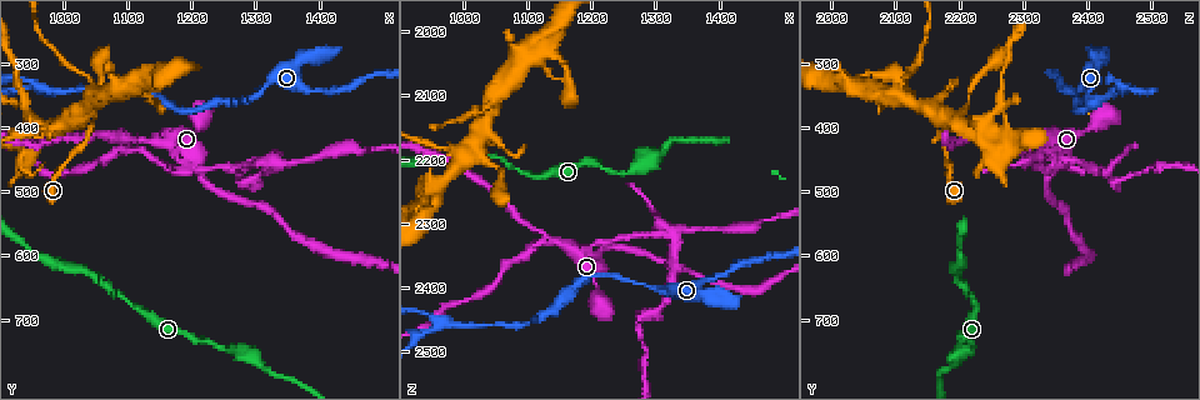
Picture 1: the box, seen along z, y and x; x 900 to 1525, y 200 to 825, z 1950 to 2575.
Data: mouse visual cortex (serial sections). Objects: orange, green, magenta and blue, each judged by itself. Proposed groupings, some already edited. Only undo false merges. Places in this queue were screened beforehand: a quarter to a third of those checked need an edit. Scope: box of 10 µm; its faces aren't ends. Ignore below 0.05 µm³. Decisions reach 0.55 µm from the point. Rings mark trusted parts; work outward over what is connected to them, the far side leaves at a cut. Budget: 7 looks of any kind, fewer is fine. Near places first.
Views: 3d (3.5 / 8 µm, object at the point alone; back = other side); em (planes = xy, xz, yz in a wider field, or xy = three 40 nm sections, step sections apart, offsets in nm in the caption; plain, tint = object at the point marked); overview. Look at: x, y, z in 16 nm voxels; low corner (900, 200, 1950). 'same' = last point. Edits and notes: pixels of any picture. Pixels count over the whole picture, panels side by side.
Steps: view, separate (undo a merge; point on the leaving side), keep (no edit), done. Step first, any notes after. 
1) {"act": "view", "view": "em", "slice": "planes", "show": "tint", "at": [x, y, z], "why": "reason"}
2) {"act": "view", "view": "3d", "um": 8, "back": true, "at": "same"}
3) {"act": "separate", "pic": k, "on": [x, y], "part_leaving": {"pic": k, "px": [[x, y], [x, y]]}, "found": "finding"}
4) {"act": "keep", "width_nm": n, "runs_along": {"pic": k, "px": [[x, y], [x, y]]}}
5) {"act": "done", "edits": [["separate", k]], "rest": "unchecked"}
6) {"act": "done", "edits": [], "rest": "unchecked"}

{"act": "view", "view": "3d", "um": 3.5, "at": [1025, 390, 2180]}

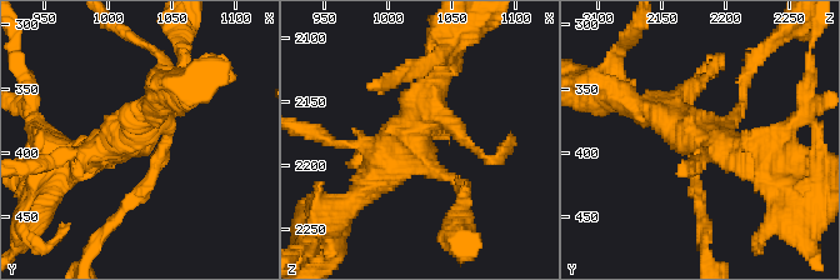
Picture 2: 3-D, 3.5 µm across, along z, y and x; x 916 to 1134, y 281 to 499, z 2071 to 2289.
{"act": "view", "view": "em", "slice": "xy", "step": 1, "show": "tint", "at": [1020, 392, 2182], "why": "need the tissue"}

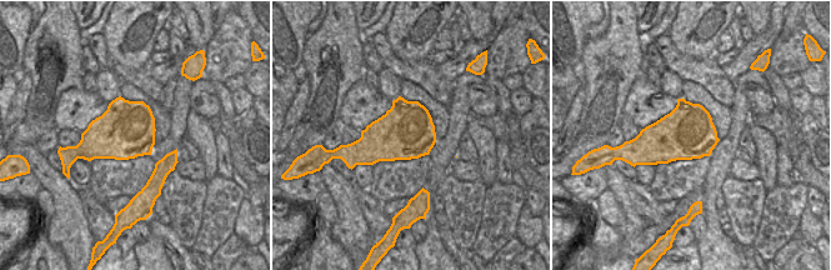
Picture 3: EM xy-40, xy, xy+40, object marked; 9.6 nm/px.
{"act": "keep", "runs_along": {"pic": 2, "px": [[701, 209], [701, 140], [638, 105]]}, "found": "all the same cell"}

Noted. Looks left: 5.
{"act": "view", "view": "3d", "um": 3.5, "at": [960, 335, 2455], "why": "three arms meet"}

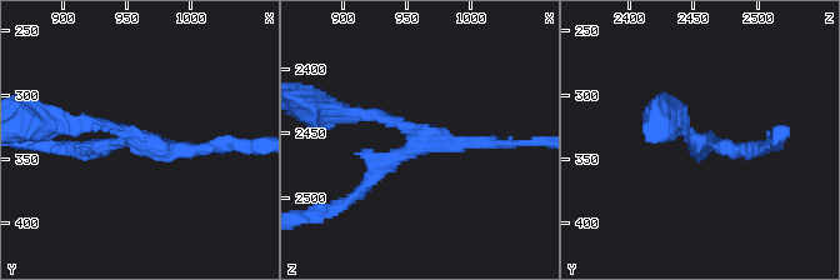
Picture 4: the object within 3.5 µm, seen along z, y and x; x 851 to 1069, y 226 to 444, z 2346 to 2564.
{"act": "keep", "runs_along": {"pic": 4, "px": [[498, 144], [418, 141], [353, 195]]}, "found": "all the same cell"}

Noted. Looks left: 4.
{"act": "view", "view": "em", "slice": "xy", "step": 1, "show": "tint", "at": [1120, 325, 2025], "why": "small branch off a trunk"}

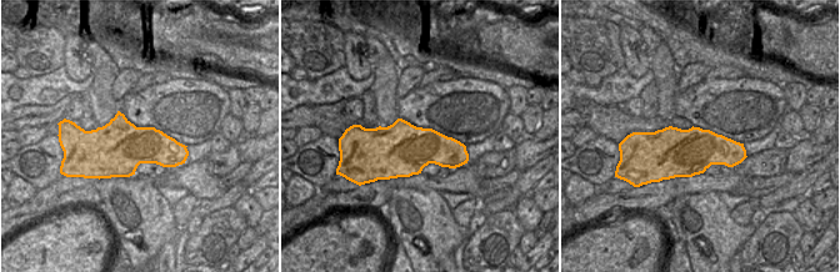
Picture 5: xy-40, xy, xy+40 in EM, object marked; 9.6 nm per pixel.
{"act": "view", "view": "3d", "um": 3.5, "at": "same"}

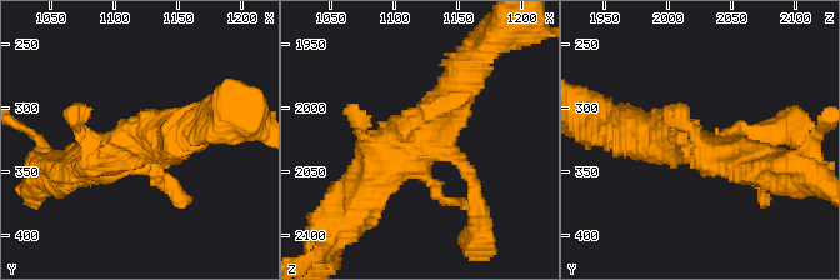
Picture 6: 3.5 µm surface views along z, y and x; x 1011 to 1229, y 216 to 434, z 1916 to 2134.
{"act": "keep", "width_nm": 550, "runs_along": {"pic": 6, "px": [[363, 199], [431, 131], [463, 78]]}, "found": "continuous, no second cell"}

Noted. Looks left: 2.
{"act": "done", "edits": [], "rest": "unchecked"}

